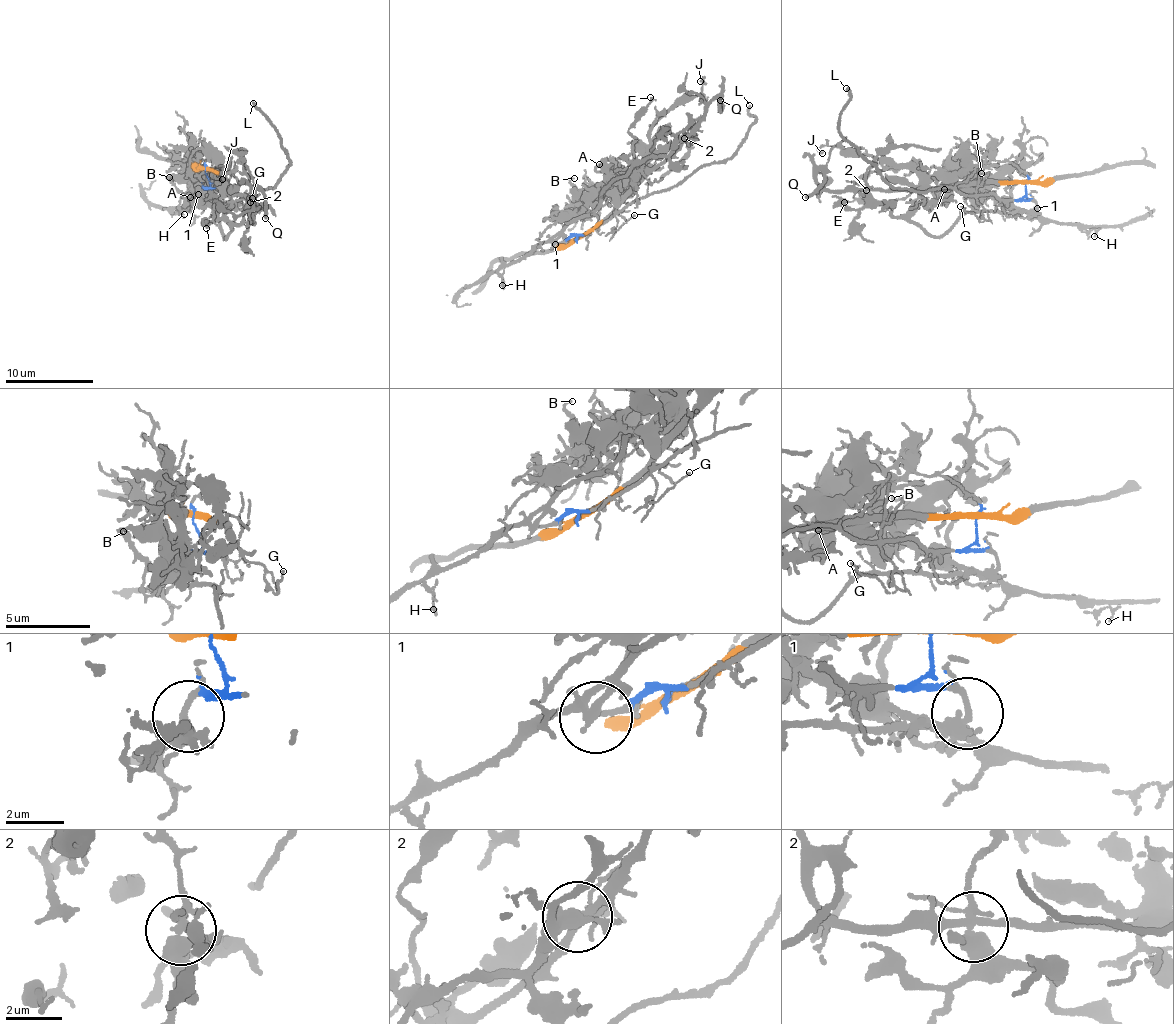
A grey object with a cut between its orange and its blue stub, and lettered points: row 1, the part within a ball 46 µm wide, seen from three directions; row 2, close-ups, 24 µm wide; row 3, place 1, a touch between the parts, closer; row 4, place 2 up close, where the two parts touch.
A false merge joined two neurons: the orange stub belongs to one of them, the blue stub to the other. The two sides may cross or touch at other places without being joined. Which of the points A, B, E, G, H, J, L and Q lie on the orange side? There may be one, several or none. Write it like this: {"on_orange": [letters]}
{"on_orange": ["A", "B", "E", "J", "Q"]}

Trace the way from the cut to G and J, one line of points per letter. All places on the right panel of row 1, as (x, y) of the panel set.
G: (1027, 179), (1026, 192), (1019, 199), (1005, 201), (991, 194), (978, 197), (983, 208), (981, 222), (960, 206)
J: (1027, 179), (970, 182), (959, 176), (926, 175), (890, 166), (836, 147), (824, 145), (820, 150), (823, 152)

